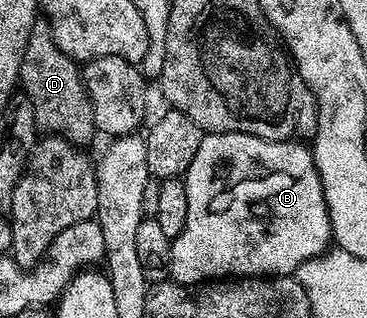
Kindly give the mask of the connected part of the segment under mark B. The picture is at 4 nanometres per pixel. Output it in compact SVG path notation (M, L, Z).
M211 133L202 136L199 151L195 151L195 159L191 159L191 167L183 180L187 187L187 223L183 223L183 231L172 238L169 246L169 277L178 285L200 285L214 279L236 279L238 277L288 277L296 274L298 267L307 259L318 257L330 248L333 232L329 222L329 208L323 195L323 187L319 179L319 171L315 167L313 150L308 144L300 145L300 140L268 141L246 133Z

